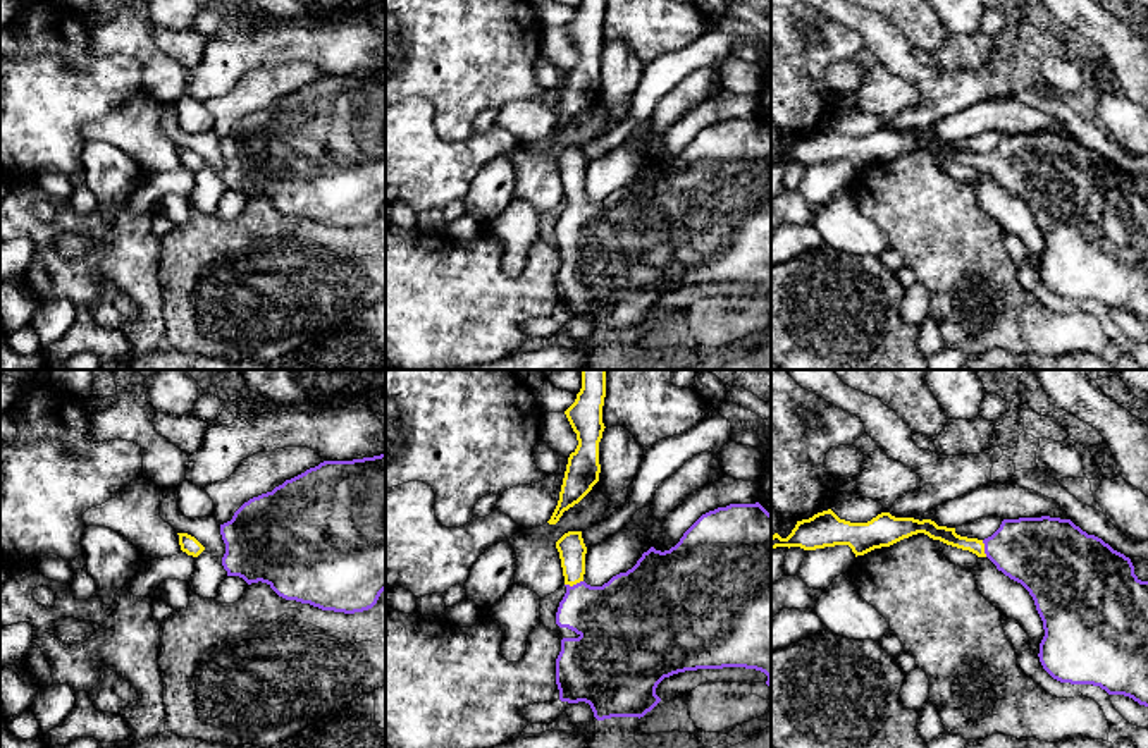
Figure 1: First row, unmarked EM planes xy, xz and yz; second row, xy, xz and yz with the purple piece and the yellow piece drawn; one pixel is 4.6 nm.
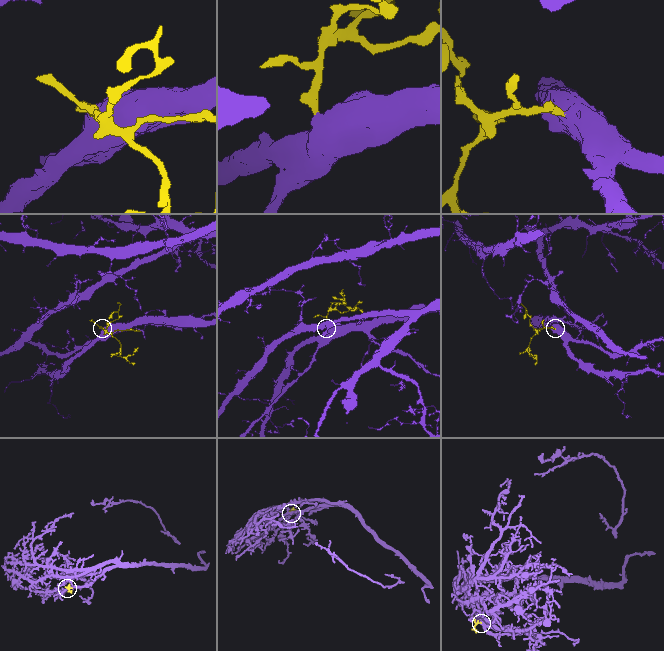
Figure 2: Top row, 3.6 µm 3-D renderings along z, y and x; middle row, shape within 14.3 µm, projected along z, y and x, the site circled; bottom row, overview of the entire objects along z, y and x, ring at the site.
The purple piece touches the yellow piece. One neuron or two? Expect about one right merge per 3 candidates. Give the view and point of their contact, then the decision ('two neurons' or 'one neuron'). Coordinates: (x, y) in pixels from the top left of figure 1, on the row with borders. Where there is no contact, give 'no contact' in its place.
meets purple in xz at (574, 585); one neuron

